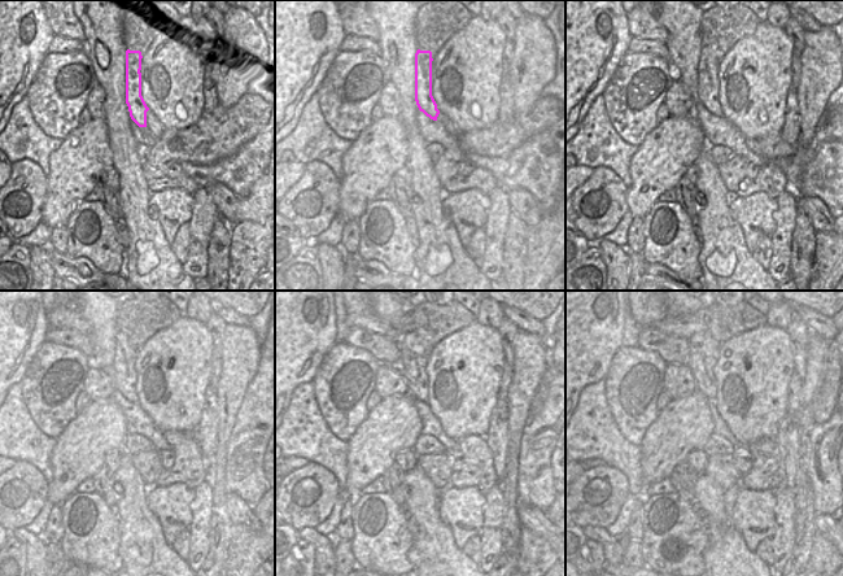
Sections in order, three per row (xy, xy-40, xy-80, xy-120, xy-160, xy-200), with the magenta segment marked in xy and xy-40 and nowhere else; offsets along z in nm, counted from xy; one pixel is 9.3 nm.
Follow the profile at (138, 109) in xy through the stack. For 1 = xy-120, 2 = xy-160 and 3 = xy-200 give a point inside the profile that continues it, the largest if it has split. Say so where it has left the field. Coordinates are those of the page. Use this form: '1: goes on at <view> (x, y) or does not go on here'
1: goes on at xy-120 (126, 352)
2: goes on at xy-160 (414, 352)
3: goes on at xy-200 (704, 349)

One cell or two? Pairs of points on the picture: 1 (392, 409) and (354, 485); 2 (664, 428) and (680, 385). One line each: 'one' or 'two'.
1: one
2: two

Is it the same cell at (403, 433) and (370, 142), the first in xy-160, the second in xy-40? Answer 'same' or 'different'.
same

